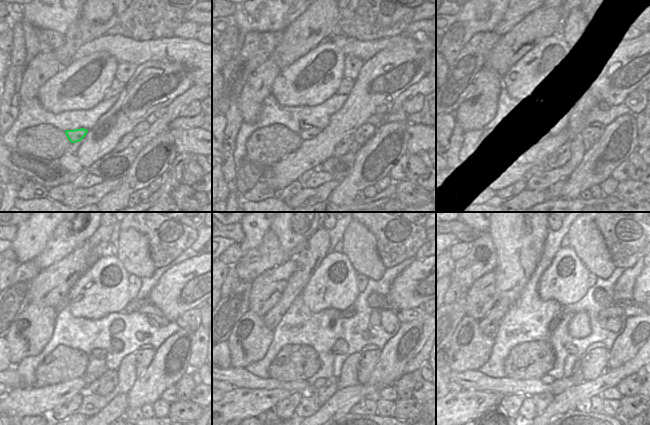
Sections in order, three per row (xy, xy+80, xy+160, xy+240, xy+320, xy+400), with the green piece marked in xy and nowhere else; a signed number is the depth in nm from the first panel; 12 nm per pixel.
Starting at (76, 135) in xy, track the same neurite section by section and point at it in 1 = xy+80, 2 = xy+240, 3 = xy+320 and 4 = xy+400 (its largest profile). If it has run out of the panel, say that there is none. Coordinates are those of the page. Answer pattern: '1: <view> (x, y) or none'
1: xy+80 (305, 134)
2: xy+240 (116, 345)
3: xy+320 (340, 347)
4: xy+400 (571, 349)

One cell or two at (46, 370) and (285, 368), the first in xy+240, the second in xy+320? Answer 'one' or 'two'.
one

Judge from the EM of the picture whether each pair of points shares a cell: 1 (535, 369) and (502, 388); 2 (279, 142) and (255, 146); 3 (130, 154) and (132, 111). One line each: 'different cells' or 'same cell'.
1: different cells
2: same cell
3: different cells

